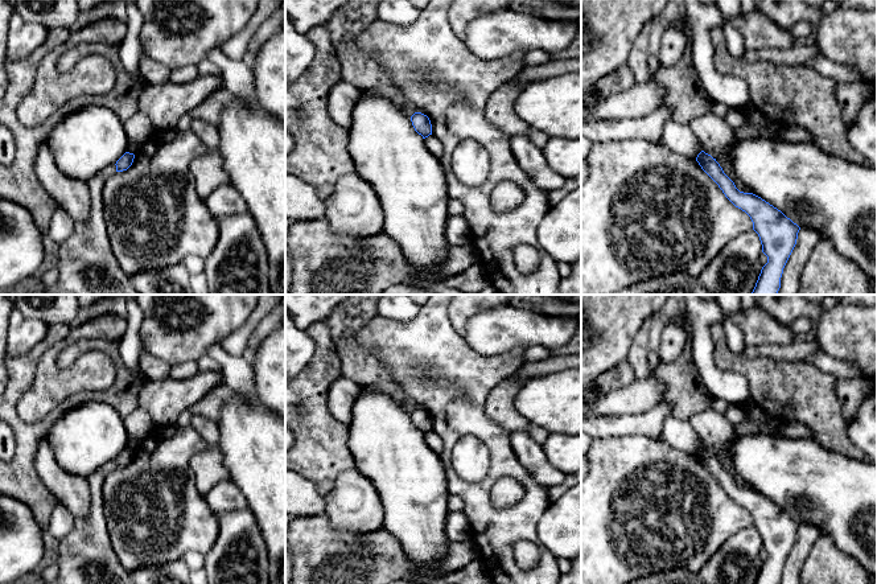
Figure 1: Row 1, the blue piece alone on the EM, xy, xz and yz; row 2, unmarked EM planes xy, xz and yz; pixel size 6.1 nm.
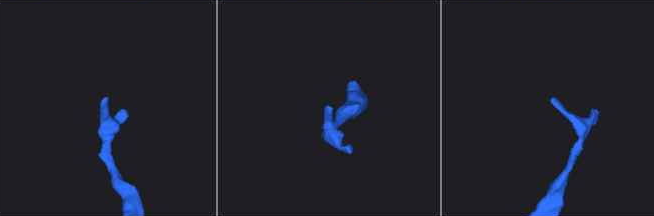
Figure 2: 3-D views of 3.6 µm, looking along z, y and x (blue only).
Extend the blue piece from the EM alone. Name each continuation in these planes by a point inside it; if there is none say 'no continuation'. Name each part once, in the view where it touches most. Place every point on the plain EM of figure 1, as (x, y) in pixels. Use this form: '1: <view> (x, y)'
no continuation

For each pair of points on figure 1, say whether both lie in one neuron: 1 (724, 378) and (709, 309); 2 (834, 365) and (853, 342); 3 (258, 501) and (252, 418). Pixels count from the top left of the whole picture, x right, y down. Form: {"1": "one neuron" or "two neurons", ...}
{"1": "one neuron", "2": "two neurons", "3": "one neuron"}

